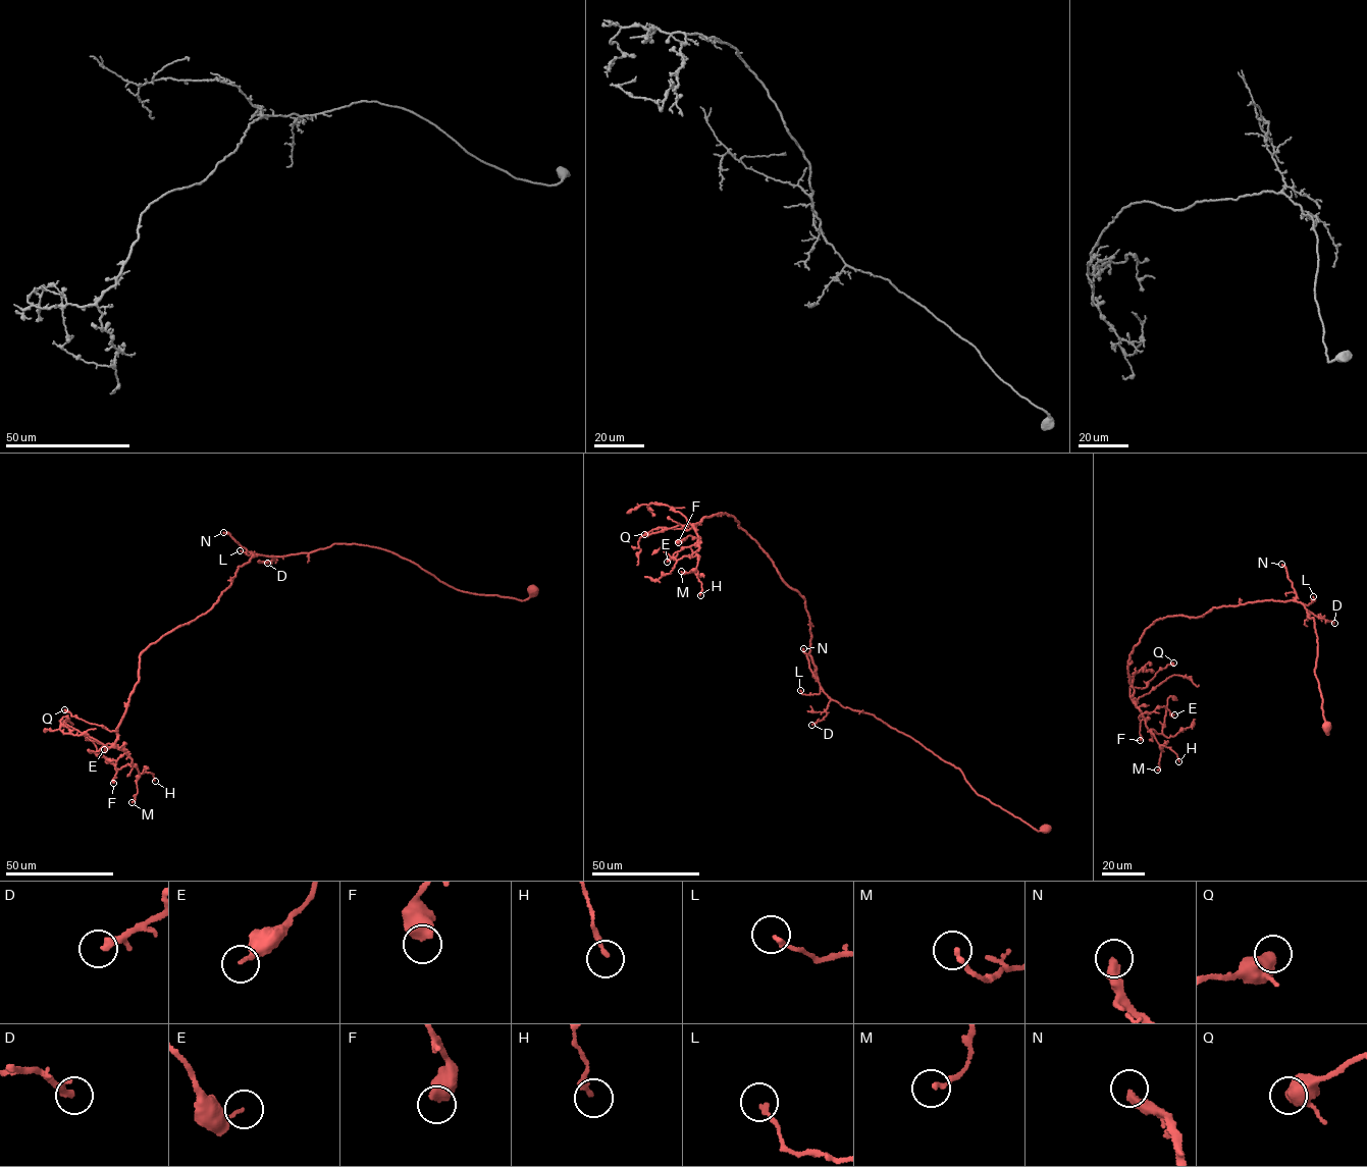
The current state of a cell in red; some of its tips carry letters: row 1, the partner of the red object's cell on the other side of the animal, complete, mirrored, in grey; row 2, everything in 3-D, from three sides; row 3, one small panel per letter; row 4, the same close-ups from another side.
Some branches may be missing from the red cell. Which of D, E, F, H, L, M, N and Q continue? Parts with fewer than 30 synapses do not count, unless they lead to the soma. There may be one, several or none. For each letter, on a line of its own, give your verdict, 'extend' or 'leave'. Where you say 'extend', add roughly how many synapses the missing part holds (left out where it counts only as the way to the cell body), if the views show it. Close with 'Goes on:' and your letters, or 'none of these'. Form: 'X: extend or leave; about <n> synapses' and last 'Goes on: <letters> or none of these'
D: leave
E: leave
F: leave
H: leave
L: leave
M: leave
N: extend; about 90 synapses
Q: leave
Goes on: N

